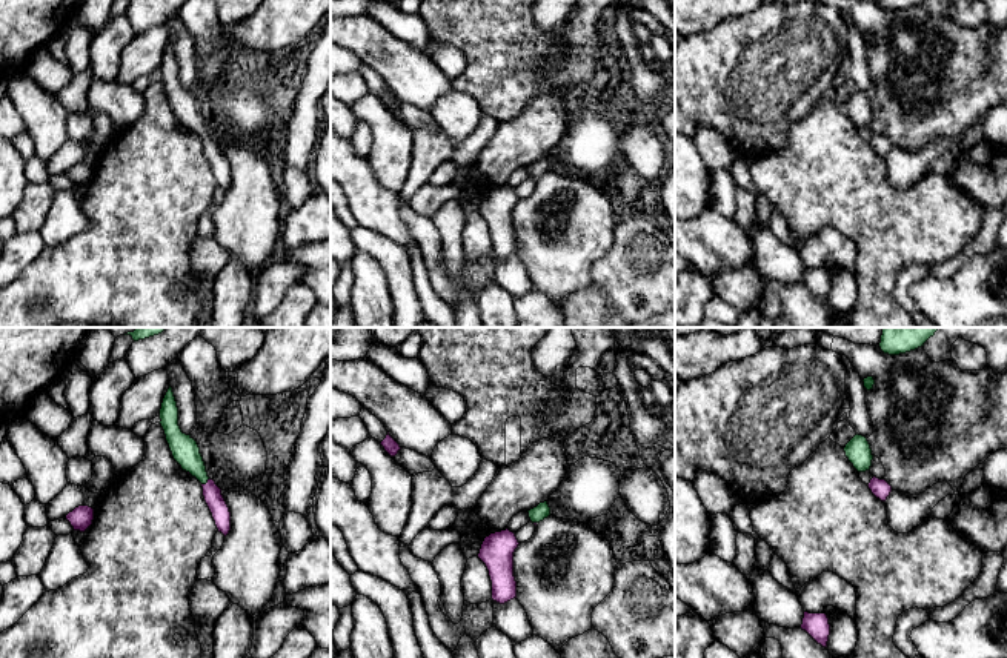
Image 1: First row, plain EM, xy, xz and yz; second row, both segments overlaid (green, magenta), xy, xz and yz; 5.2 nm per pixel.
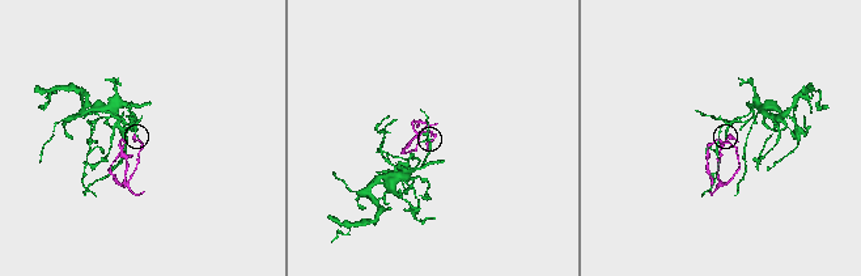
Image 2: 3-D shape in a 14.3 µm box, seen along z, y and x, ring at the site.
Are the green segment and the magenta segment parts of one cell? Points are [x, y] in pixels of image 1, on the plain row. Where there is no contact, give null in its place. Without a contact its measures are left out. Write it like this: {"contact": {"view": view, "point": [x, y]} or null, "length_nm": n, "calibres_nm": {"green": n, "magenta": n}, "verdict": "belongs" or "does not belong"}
{"contact": {"view": "xy", "point": [205, 139]}, "length_nm": 60, "calibres_nm": {"green": 140, "magenta": 100}, "verdict": "belongs"}

